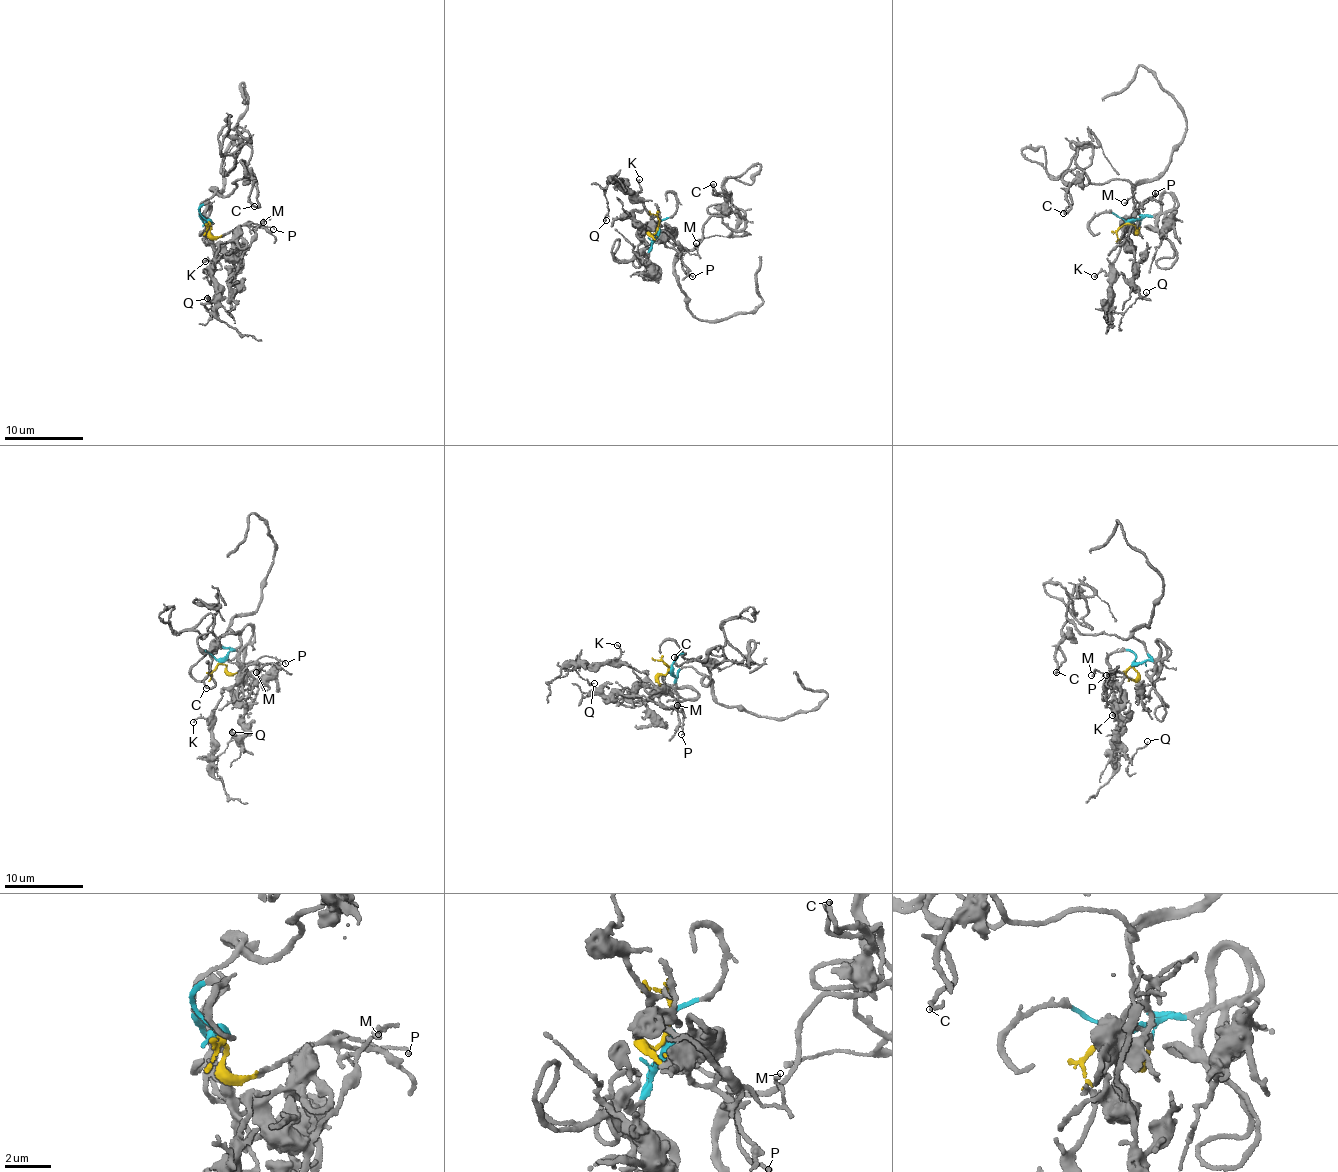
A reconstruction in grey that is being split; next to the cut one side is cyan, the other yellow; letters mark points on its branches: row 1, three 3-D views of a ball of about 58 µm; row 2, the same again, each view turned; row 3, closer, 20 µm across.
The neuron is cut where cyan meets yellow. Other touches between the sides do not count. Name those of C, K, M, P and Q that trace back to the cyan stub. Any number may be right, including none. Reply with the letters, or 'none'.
C

